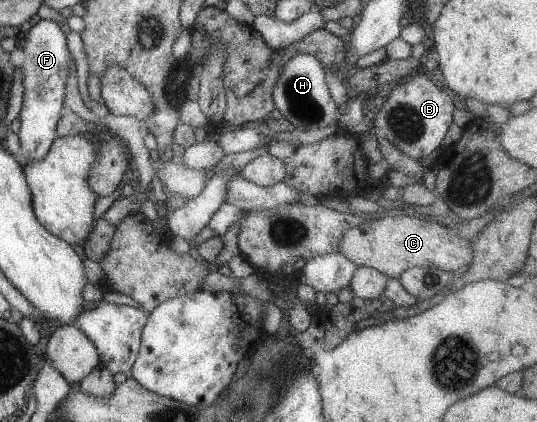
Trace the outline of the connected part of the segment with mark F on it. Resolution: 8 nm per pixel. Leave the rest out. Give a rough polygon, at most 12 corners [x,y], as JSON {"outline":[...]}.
{"outline":[[57,22],[23,34],[20,164],[45,157],[66,110]]}

